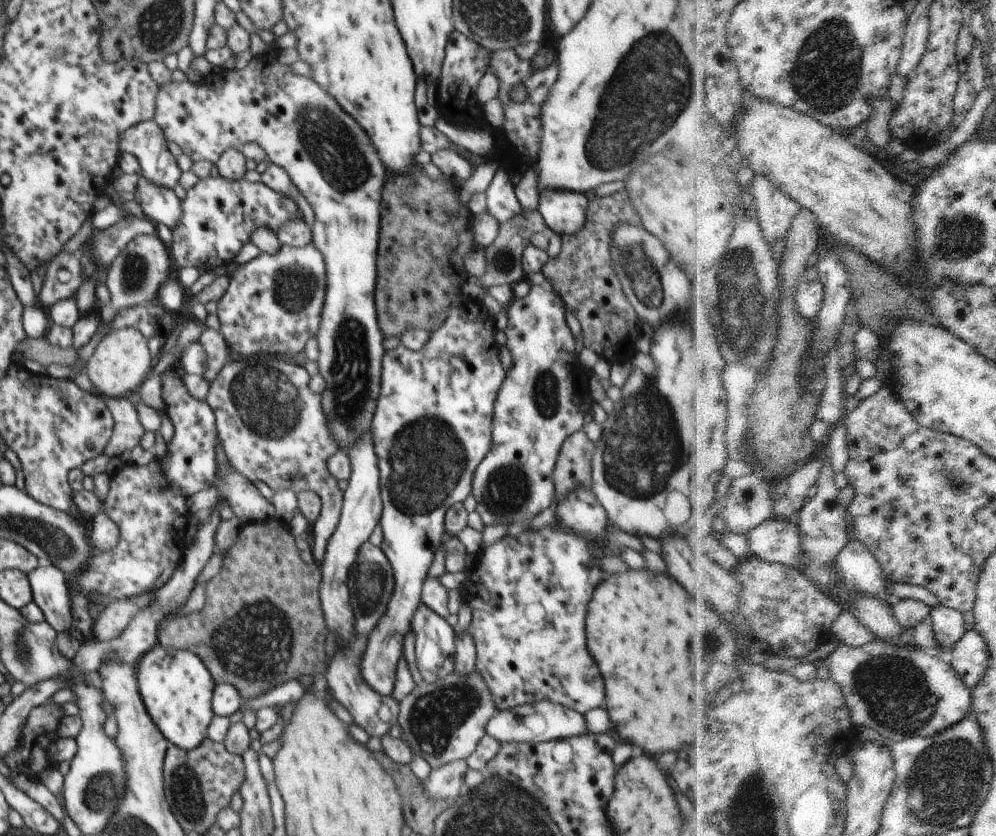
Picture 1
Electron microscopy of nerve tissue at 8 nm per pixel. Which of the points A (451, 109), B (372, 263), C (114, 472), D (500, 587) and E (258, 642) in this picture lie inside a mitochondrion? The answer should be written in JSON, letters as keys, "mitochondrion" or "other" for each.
{"A":"other","B":"other","C":"other","D":"other","E":"mitochondrion"}

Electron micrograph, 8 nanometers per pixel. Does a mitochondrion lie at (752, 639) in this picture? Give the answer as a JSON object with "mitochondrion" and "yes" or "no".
{"mitochondrion":"no"}

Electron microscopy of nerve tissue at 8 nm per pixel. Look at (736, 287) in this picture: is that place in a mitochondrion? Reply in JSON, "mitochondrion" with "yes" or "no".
{"mitochondrion":"yes"}

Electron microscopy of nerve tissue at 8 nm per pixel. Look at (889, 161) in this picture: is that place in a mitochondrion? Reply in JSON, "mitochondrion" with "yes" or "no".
{"mitochondrion":"no"}

